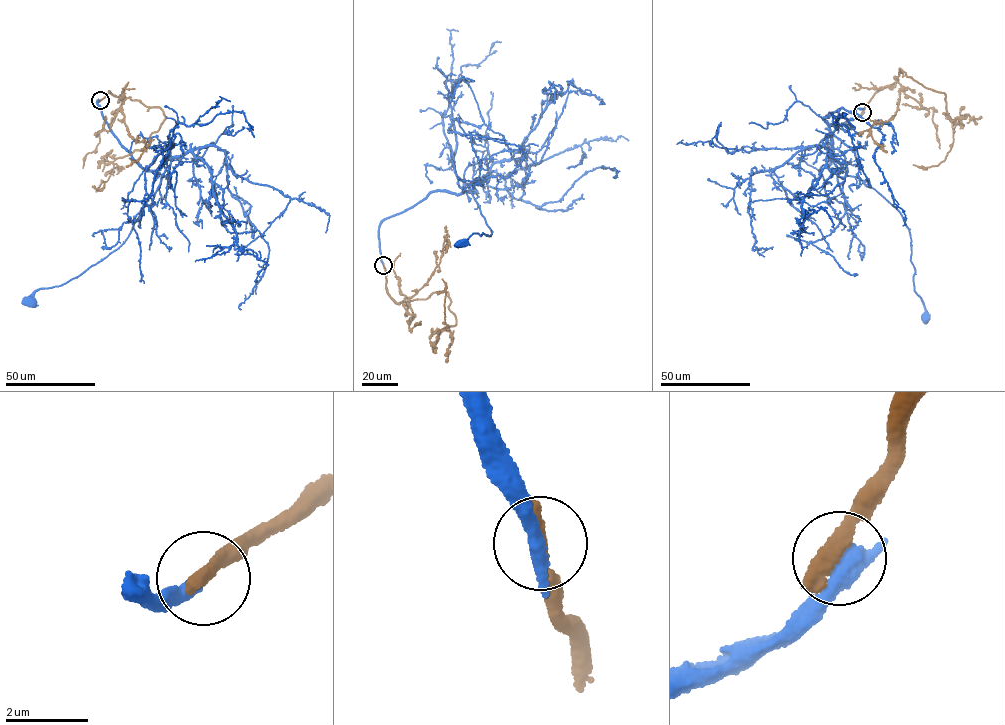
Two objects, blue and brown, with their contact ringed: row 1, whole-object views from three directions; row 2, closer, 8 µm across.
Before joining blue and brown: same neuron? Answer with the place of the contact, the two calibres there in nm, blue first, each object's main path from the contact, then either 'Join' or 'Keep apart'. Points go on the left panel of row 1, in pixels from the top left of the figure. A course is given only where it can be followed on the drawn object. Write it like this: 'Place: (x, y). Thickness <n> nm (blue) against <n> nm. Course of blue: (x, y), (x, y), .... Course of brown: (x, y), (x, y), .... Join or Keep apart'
Place: (100, 100). Thickness 460 nm (blue) against 480 nm. Course of blue: (100, 100), (119, 143), (156, 172), (150, 194), (120, 246), (62, 285), (38, 289), (30, 301). Course of brown: (100, 100), (108, 92), (129, 97), (160, 108), (165, 117), (145, 149), (113, 161), (96, 191), (104, 181). Keep apart

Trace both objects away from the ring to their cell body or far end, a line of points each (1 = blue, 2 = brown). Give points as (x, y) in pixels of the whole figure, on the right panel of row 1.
1: (862, 113), (828, 137), (828, 167), (842, 165), (847, 175), (875, 189), (901, 214), (924, 317)
2: (862, 113), (874, 94), (898, 80), (900, 68), (944, 93), (953, 132), (950, 150), (937, 165), (913, 164)

